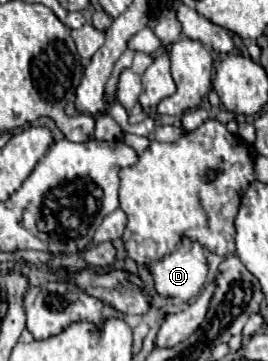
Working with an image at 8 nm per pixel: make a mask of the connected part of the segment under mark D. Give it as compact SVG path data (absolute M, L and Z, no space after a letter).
M184 237L170 255L152 265L152 275L160 295L188 301L196 297L206 283L206 249L198 241Z

